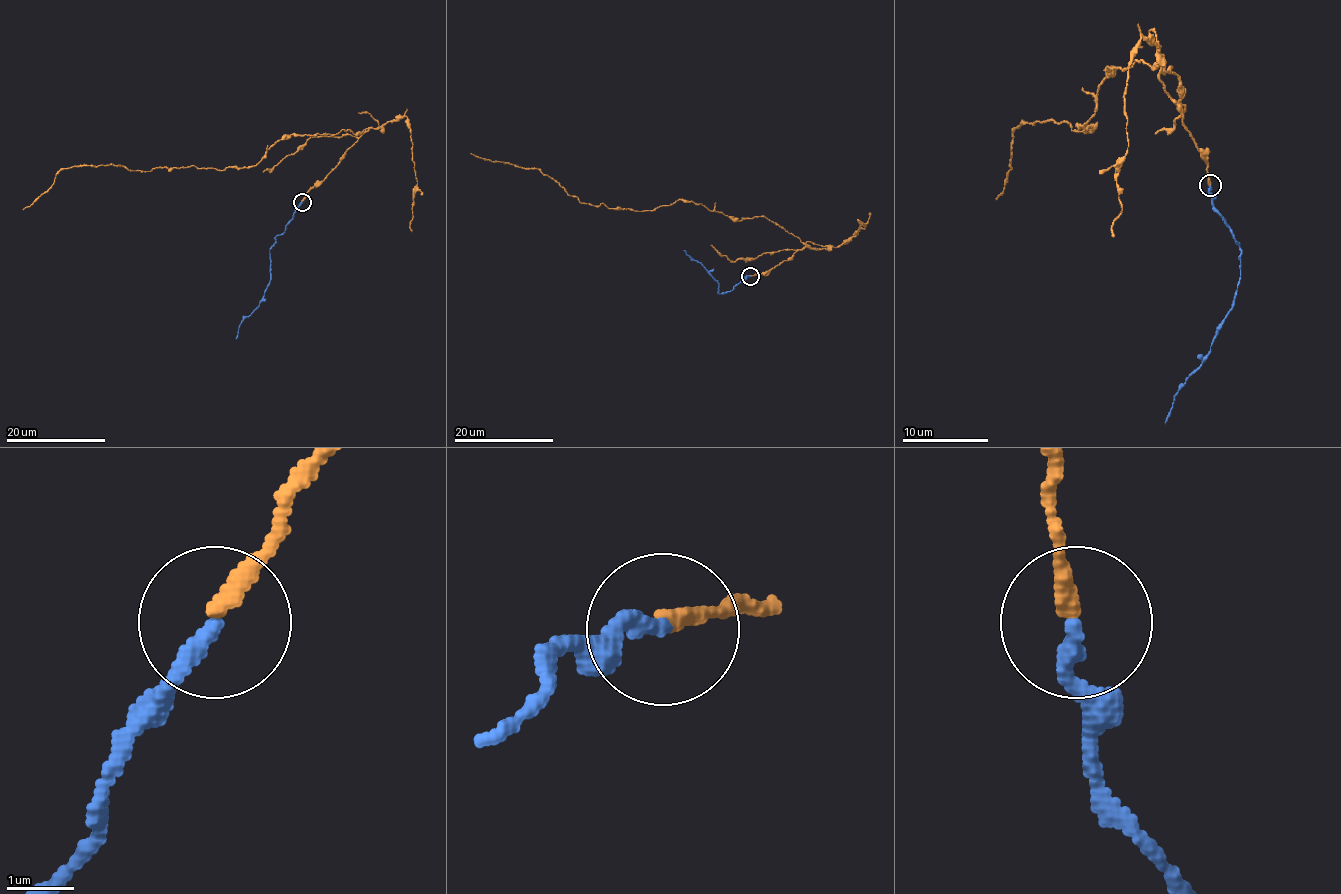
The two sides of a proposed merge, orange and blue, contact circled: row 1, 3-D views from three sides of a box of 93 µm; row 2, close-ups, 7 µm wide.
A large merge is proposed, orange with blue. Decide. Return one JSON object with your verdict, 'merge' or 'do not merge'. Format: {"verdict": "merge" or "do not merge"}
{"verdict": "do not merge"}

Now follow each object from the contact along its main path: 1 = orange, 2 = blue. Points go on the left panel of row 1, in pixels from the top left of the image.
1: (301, 201), (357, 135), (350, 130), (284, 135), (247, 167), (62, 168), (23, 209)
2: (301, 202), (285, 230), (275, 237), (275, 243), (269, 250), (270, 281), (263, 298), (243, 319), (236, 338)

